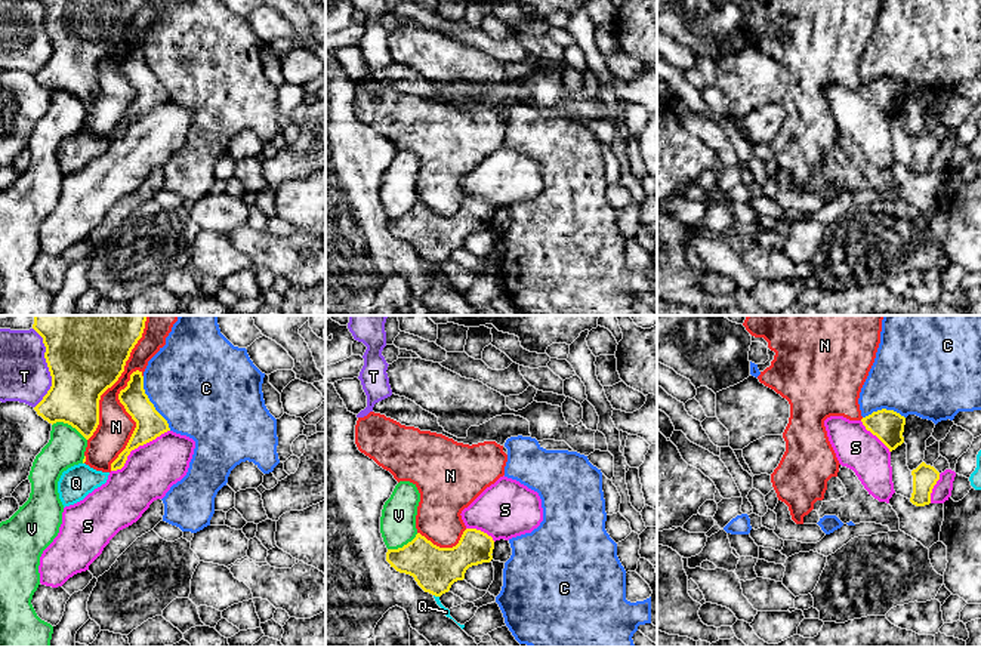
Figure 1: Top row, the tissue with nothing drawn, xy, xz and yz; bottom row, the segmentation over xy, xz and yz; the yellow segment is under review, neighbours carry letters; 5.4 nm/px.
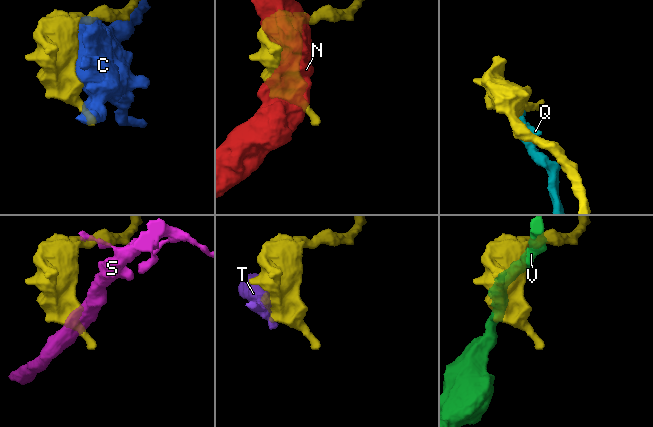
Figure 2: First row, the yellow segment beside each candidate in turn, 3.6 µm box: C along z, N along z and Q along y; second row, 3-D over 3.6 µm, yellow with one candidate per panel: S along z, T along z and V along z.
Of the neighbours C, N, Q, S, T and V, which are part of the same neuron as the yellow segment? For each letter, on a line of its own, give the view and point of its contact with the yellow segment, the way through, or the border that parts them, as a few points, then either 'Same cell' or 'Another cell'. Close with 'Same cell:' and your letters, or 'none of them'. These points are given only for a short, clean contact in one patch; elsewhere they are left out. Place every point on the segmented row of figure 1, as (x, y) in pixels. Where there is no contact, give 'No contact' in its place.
C: Touches yellow at xy (151, 403). Another cell
N: Touches yellow at xy (119, 376). Another cell
Q: Touches yellow at xz (437, 595). Another cell
S: Touches yellow at xy (136, 447). Another cell
T: Touches yellow at xy (48, 366). Another cell
V: Touches yellow at xy (70, 424). Another cell
Same cell: none of them

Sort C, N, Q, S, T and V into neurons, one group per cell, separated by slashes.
C / N / Q / S / T / V

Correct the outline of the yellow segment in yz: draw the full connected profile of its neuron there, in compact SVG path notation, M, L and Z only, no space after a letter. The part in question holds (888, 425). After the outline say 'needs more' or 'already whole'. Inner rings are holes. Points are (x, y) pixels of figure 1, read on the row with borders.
M877 410L861 419L867 431L876 435L889 452L904 443L906 418L894 410Z | already whole

